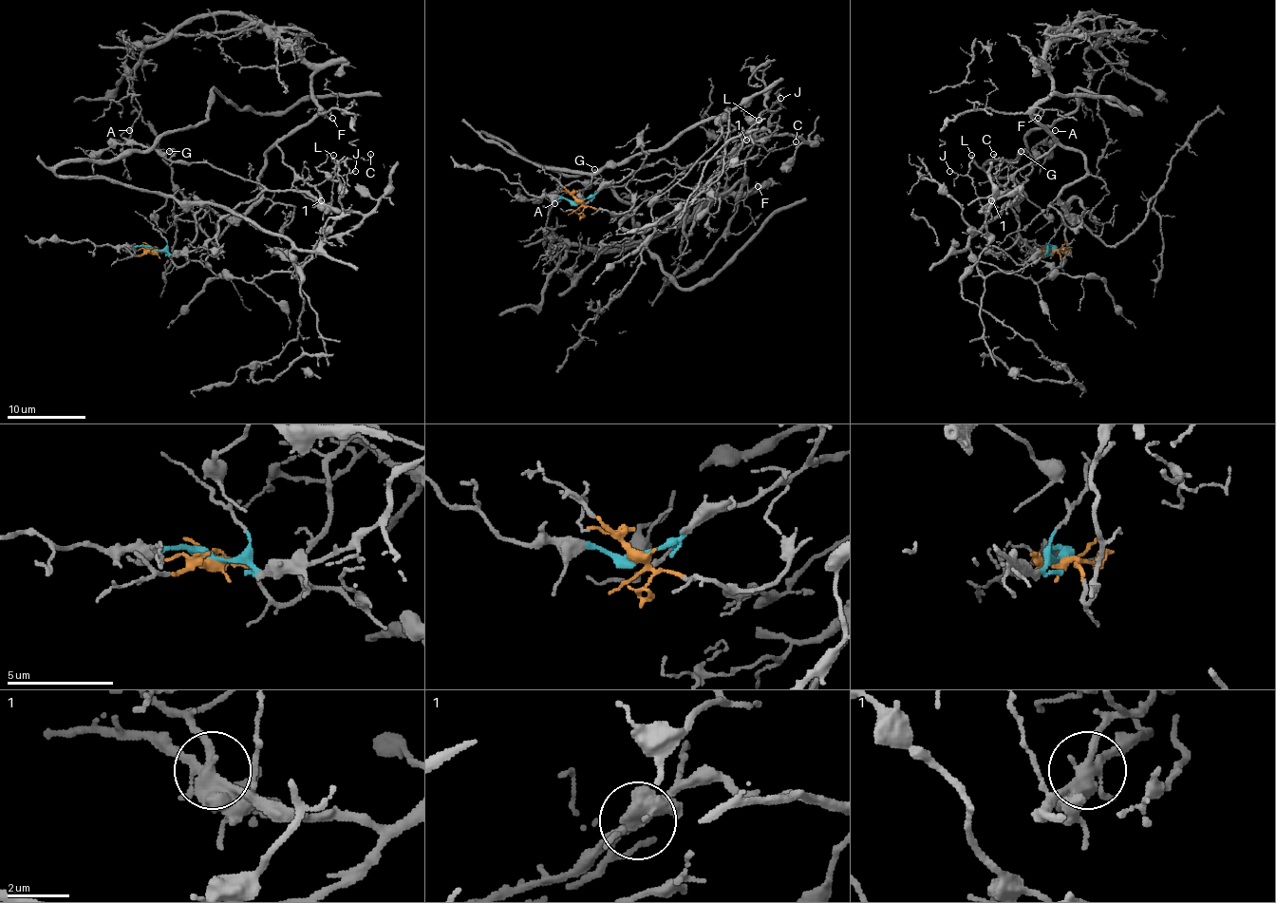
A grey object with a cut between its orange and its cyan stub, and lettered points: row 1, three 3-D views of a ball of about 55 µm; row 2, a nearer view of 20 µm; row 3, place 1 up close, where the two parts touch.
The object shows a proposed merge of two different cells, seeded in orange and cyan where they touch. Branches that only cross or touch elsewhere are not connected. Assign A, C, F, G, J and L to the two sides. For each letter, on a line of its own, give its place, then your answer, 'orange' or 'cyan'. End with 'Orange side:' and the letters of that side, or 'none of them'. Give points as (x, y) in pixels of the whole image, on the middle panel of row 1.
A: (554, 203) | cyan
C: (796, 141) | orange
F: (758, 186) | orange
G: (594, 169) | cyan
J: (780, 98) | cyan
L: (759, 120) | cyan
Orange side: C, F

